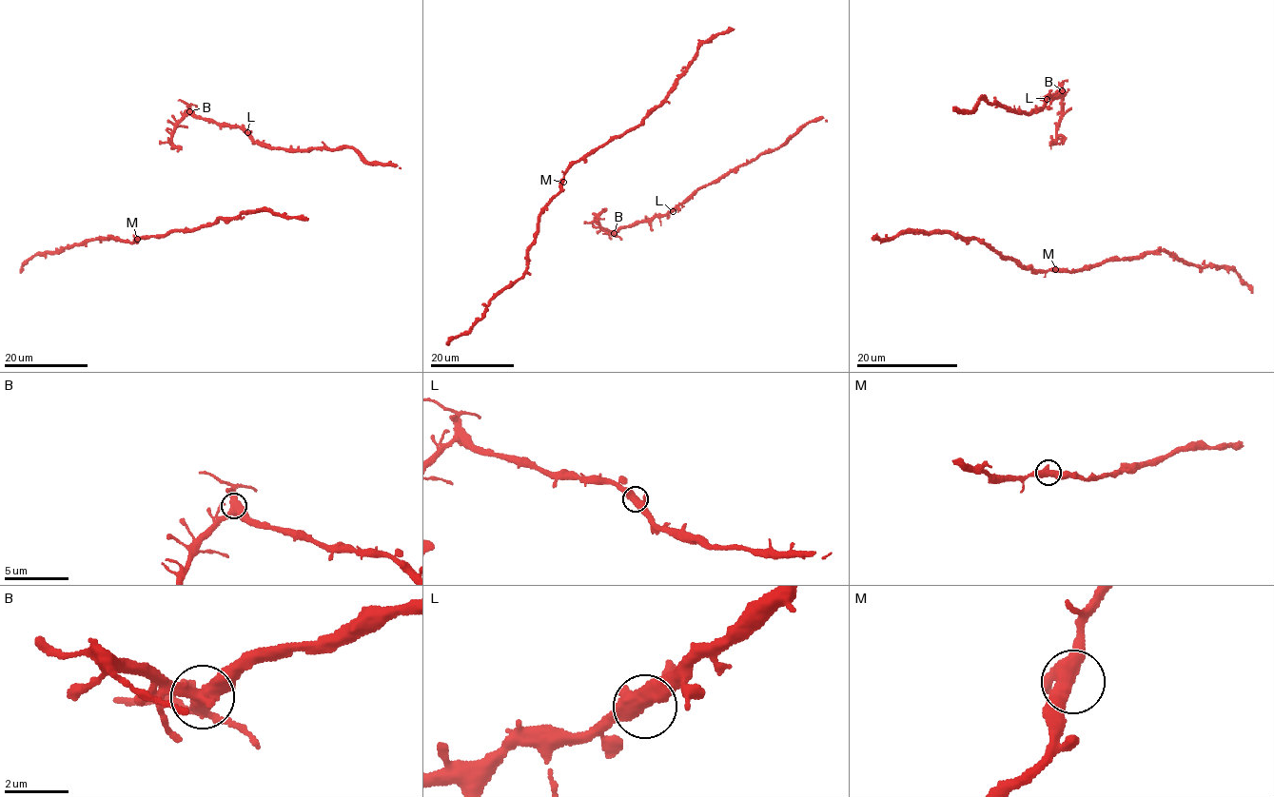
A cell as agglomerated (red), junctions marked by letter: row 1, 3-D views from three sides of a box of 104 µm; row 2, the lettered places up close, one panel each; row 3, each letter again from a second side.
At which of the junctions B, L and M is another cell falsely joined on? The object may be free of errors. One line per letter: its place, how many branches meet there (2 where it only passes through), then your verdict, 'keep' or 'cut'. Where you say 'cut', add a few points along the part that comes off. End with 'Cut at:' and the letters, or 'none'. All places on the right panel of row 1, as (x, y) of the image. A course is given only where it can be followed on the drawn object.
B: at (1062, 90); 3 branches meet; cut; foreign part runs (1063, 91), (1057, 140), (1050, 148)
L: at (1047, 99); 3 branches meet; keep
M: at (1055, 269); 3 branches meet; keep
Cut at: B

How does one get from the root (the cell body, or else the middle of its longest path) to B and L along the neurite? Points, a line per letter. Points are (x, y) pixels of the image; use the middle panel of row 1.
B: (602, 208), (597, 222), (599, 227), (615, 233)
L: (602, 208), (597, 222), (599, 226), (614, 232), (673, 211)

